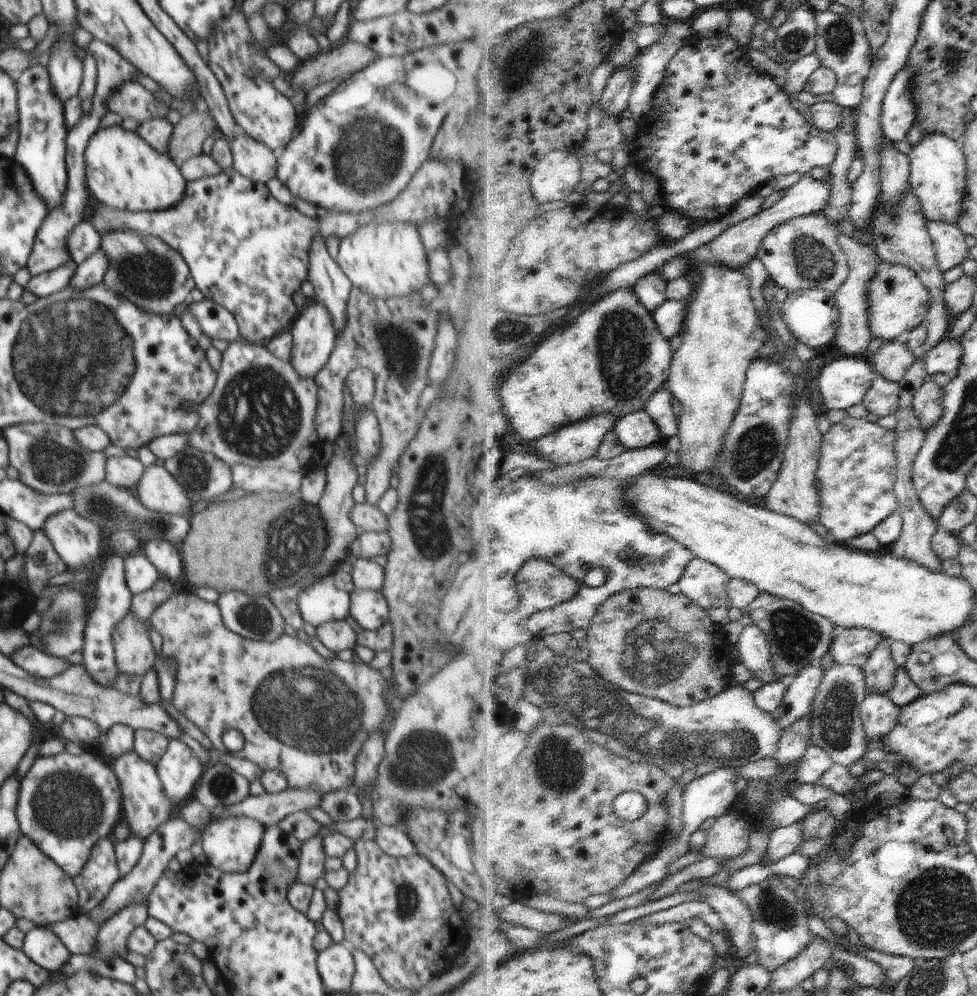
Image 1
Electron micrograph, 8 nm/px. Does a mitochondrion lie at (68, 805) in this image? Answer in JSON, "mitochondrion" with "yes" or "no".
{"mitochondrion":"yes"}

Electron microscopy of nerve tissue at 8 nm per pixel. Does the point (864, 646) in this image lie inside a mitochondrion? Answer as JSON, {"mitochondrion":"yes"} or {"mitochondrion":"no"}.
{"mitochondrion":"no"}

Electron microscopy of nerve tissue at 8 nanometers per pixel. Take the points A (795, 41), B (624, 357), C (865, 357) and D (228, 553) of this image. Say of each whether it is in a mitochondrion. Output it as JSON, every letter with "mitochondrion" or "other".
{"A":"mitochondrion","B":"mitochondrion","C":"other","D":"other"}

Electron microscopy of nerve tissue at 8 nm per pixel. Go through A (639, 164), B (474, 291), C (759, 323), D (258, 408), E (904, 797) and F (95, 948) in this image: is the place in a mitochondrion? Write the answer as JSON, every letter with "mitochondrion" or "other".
{"A":"other","B":"other","C":"other","D":"mitochondrion","E":"other","F":"other"}

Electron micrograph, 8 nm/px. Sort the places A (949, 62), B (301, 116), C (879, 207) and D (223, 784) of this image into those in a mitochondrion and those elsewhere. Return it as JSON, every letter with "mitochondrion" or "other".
{"A":"mitochondrion","B":"other","C":"other","D":"mitochondrion"}

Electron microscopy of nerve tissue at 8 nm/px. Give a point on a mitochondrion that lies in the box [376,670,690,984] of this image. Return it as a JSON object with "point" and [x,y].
{"point":[425,757]}

